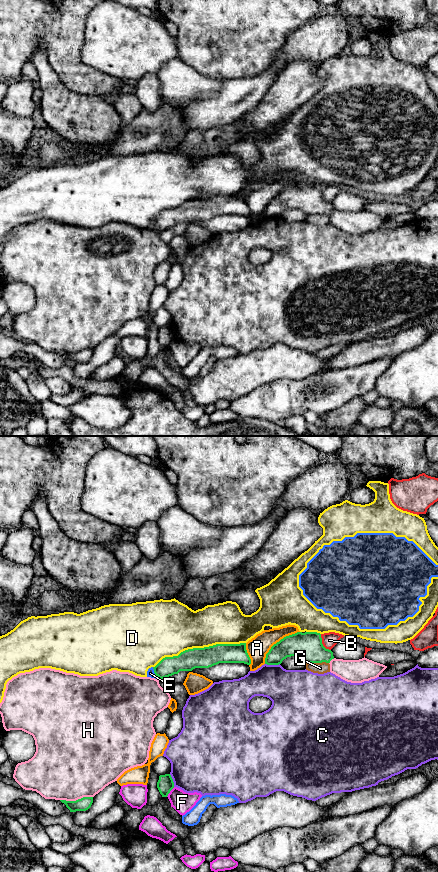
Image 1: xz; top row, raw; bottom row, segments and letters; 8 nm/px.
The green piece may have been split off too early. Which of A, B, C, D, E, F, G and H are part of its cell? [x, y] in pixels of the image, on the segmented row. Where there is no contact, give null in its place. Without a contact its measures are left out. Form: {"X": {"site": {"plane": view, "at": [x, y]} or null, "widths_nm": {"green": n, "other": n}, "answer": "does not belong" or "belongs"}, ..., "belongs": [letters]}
{"A": {"site": {"plane": "xz", "at": [277, 642]}, "widths_nm": {"green": 220, "other": 170}, "answer": "does not belong"}, "B": {"site": {"plane": "xz", "at": [321, 643]}, "widths_nm": {"green": 220, "other": 120}, "answer": "does not belong"}, "C": {"site": {"plane": "xz", "at": [272, 664]}, "widths_nm": {"green": 180, "other": 340}, "answer": "does not belong"}, "D": {"site": {"plane": "xz", "at": [199, 648]}, "widths_nm": {"green": 170, "other": 380}, "answer": "does not belong"}, "E": {"site": {"plane": "xz", "at": [155, 673]}, "widths_nm": {"green": 160, "other": 60}, "answer": "does not belong"}, "F": {"site": {"plane": "xz", "at": [169, 792]}, "widths_nm": {"green": 140, "other": 170}, "answer": "does not belong"}, "G": {"site": {"plane": "xz", "at": [317, 662]}, "widths_nm": {"green": 220, "other": 90}, "answer": "does not belong"}, "H": {"site": {"plane": "xz", "at": [76, 800]}, "widths_nm": {"green": 110, "other": 480}, "answer": "does not belong"}, "belongs": []}

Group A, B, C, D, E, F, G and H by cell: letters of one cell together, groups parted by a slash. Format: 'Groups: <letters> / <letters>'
Groups: A / B / C / D E / F / G / H

